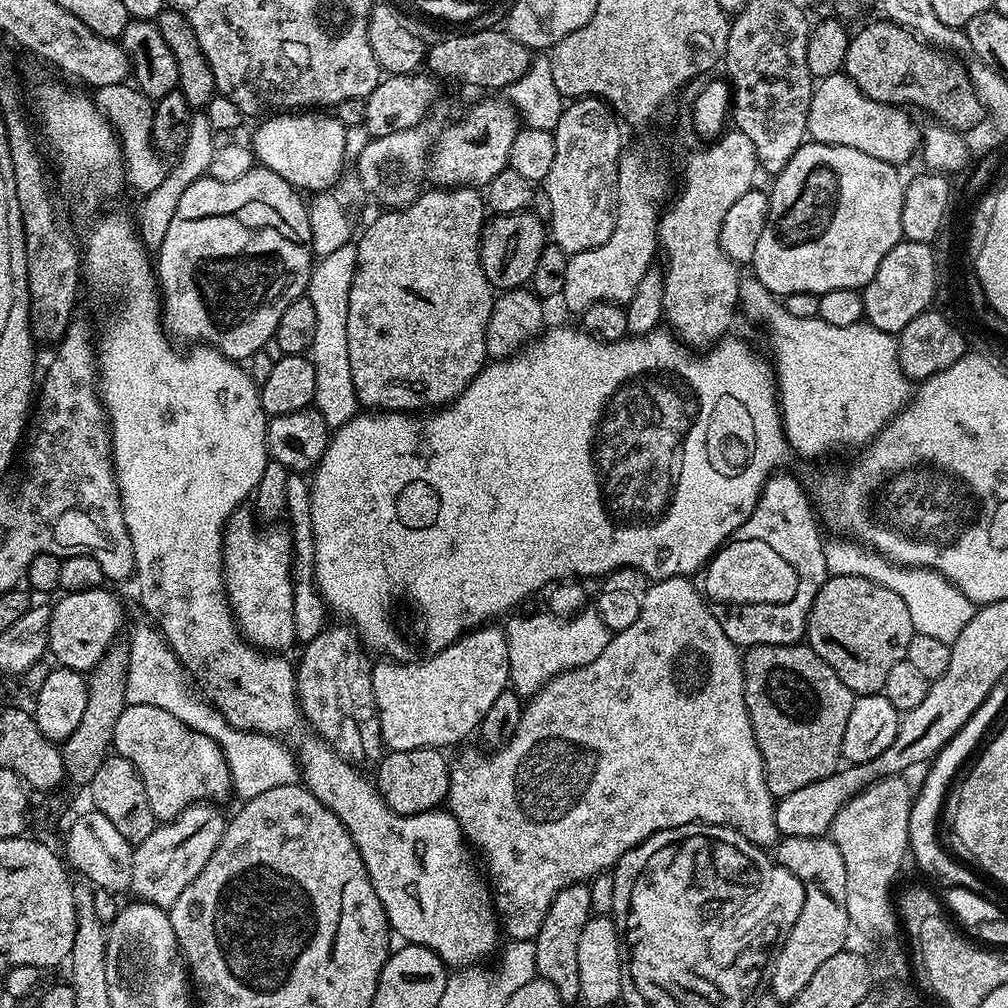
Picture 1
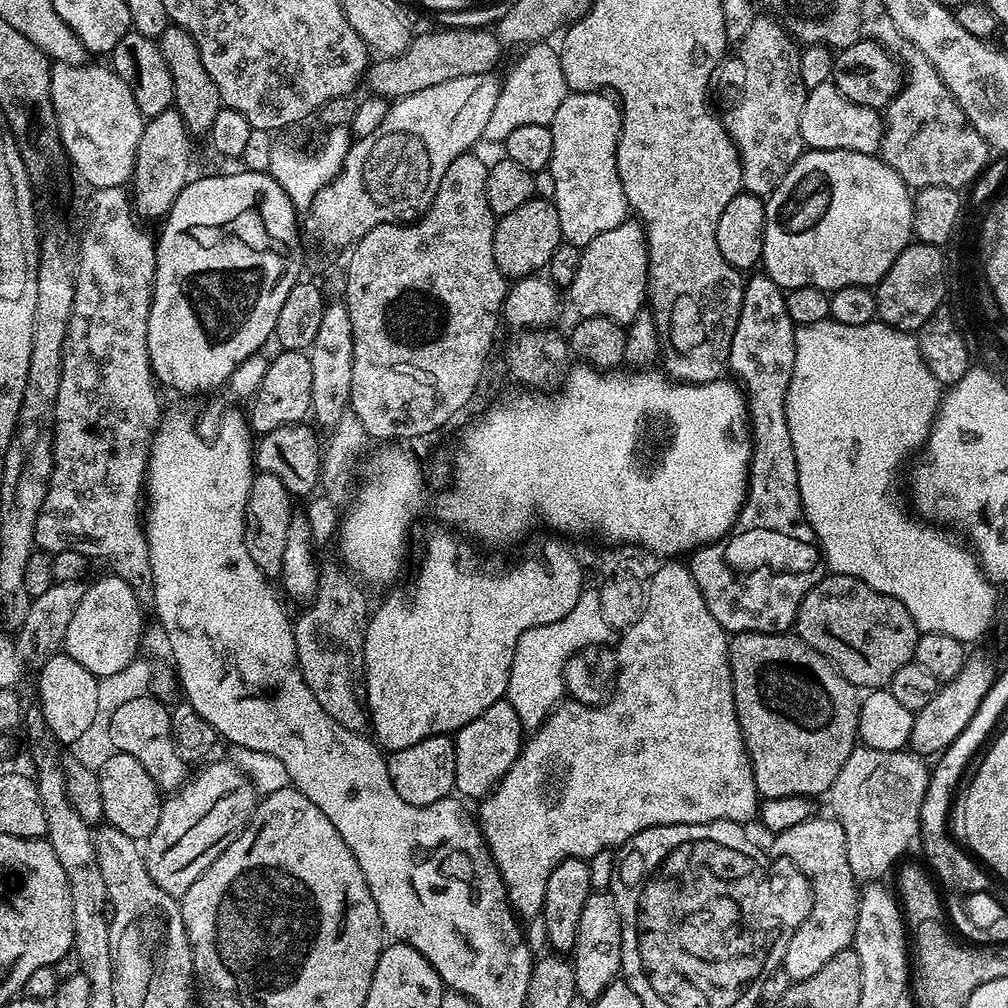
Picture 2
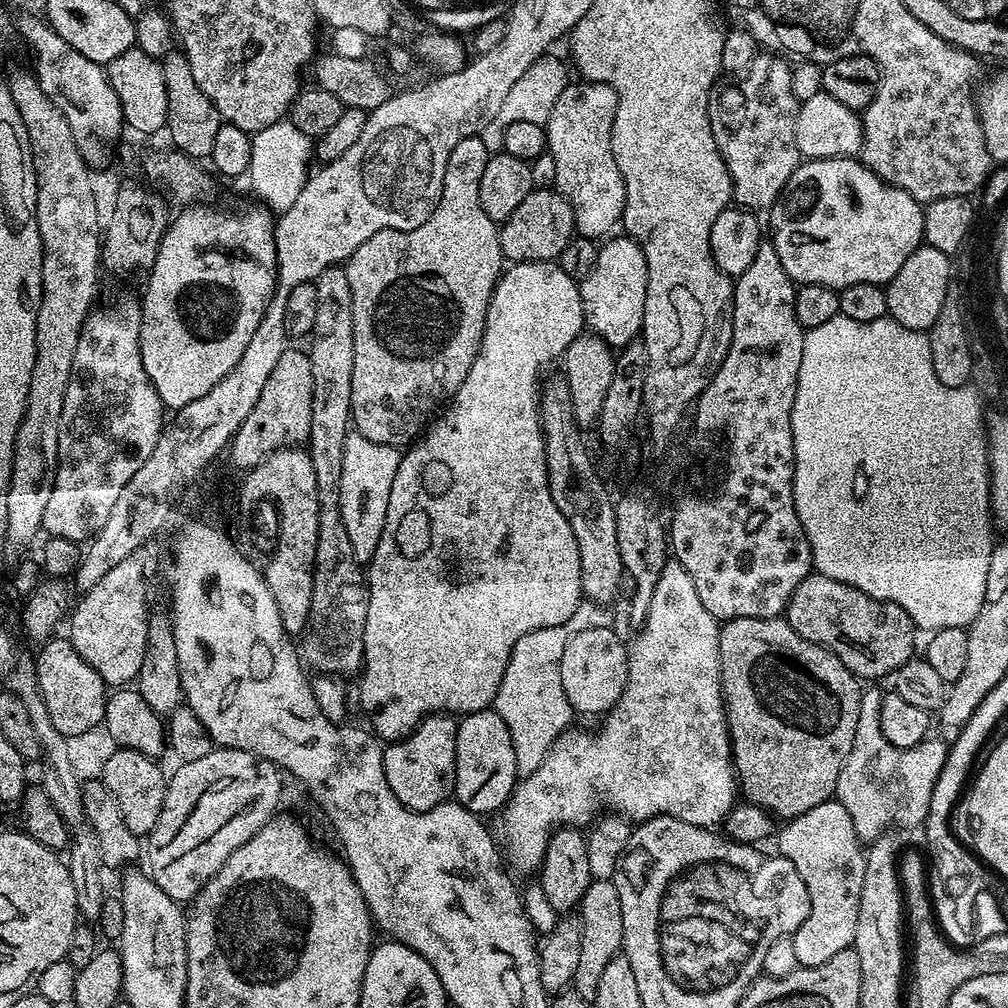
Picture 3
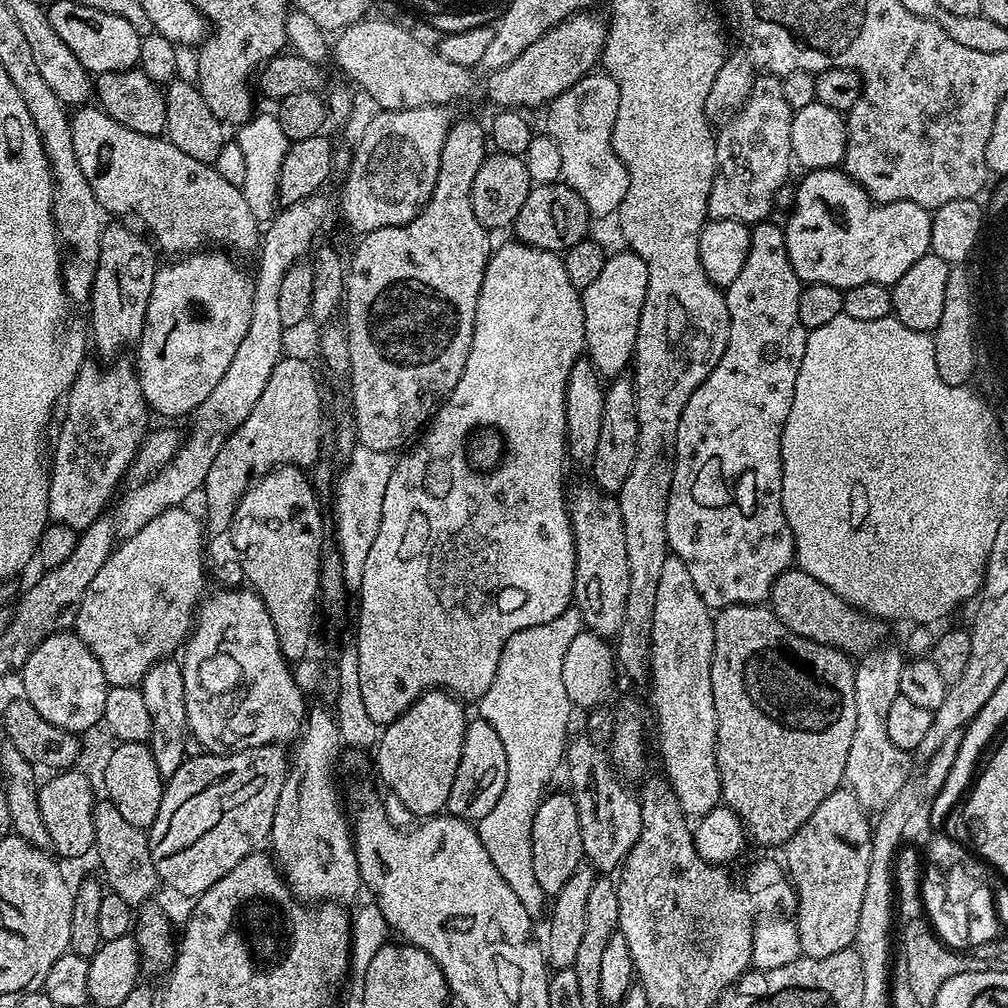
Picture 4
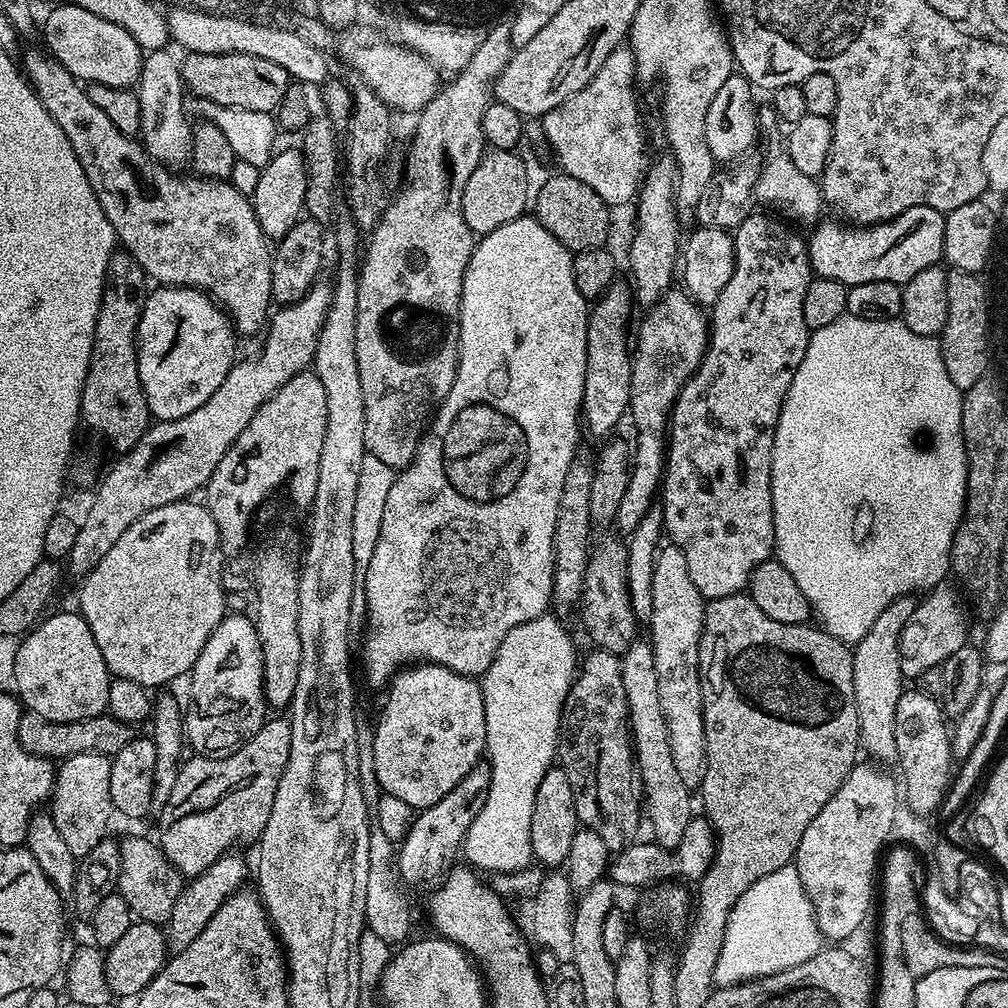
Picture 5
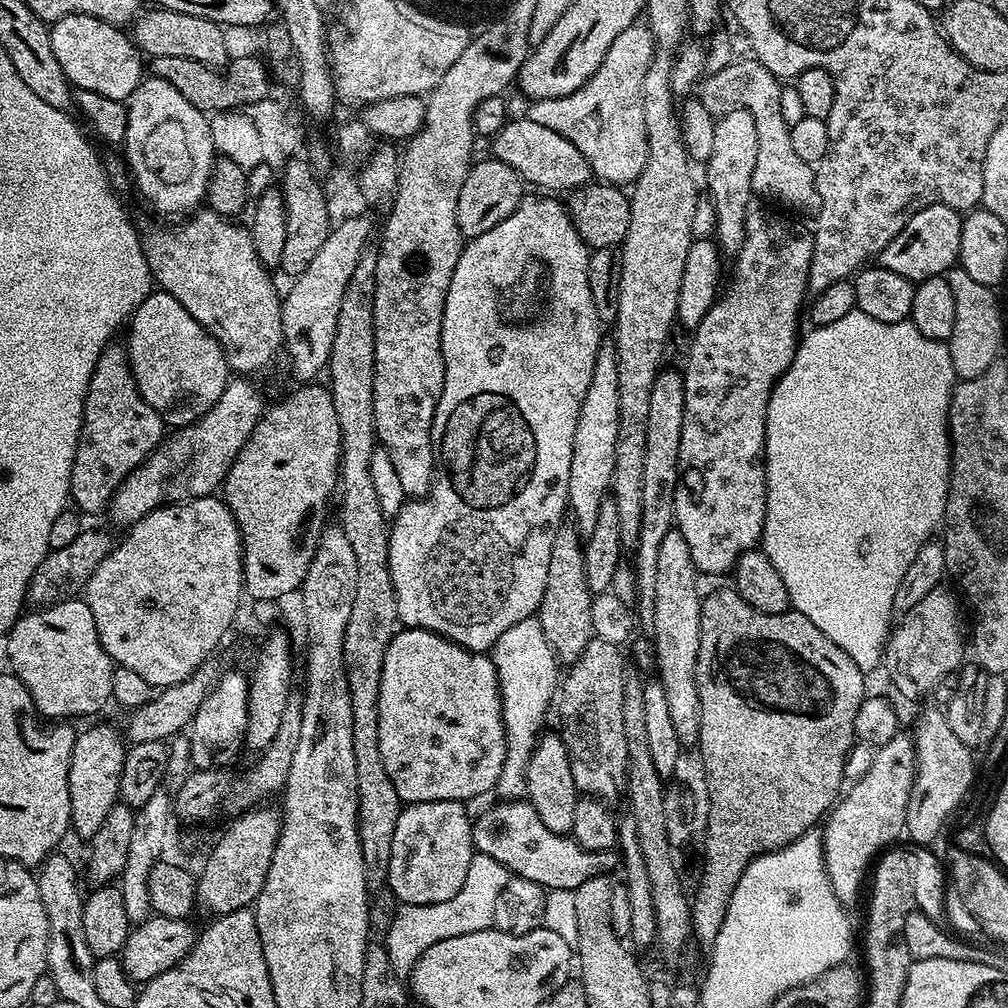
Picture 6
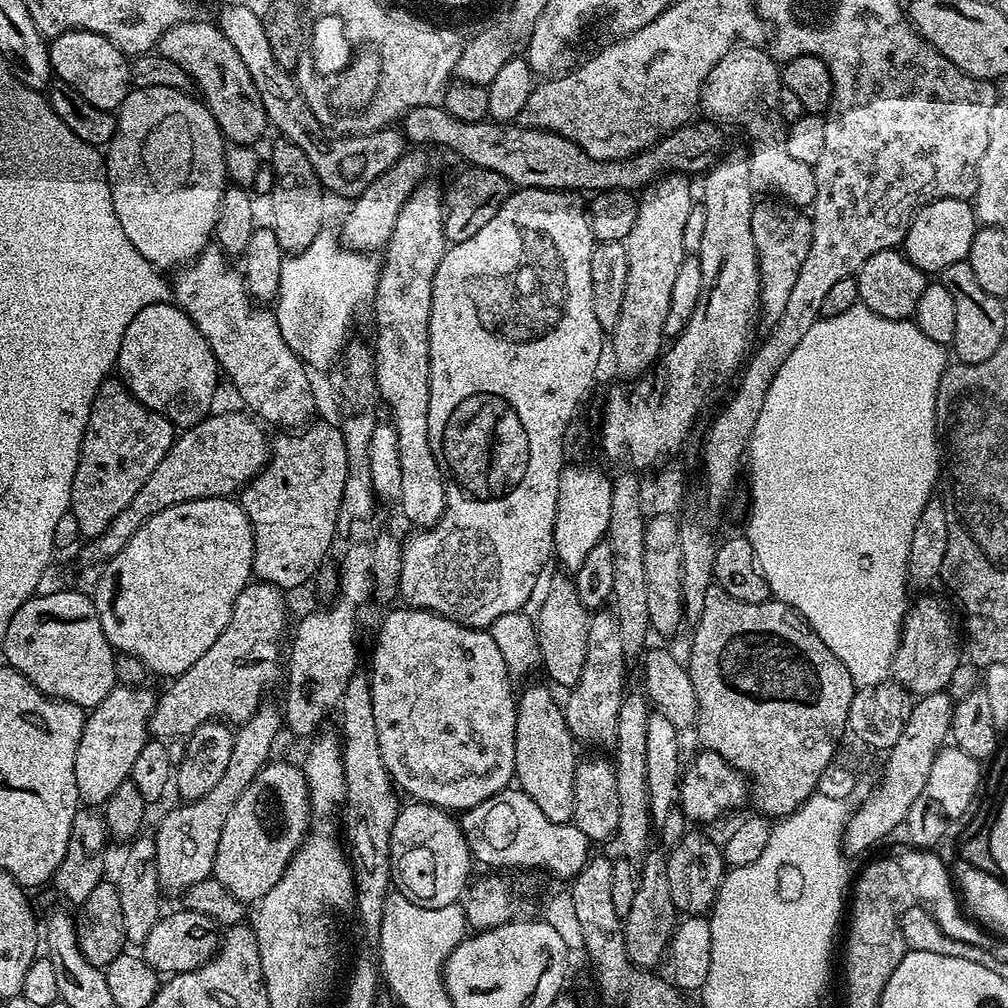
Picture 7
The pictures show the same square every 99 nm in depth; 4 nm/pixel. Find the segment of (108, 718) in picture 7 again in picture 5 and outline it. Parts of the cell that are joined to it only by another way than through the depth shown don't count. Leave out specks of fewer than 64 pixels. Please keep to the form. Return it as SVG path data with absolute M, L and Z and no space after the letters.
M83 752L68 756L56 768L56 785L52 788L50 811L58 834L66 838L66 846L75 856L90 854L98 842L109 835L108 823L114 817L110 798L111 759L97 752Z

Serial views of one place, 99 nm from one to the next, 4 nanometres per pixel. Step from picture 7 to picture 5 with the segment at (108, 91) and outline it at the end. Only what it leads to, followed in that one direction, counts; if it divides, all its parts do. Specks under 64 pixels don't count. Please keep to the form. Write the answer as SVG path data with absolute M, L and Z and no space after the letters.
M75 2L58 5L45 18L44 40L48 43L46 48L50 55L81 82L132 88L139 81L145 53L140 51L138 42L134 42L122 26L98 18L98 14L90 14L90 10L82 10L82 6Z

